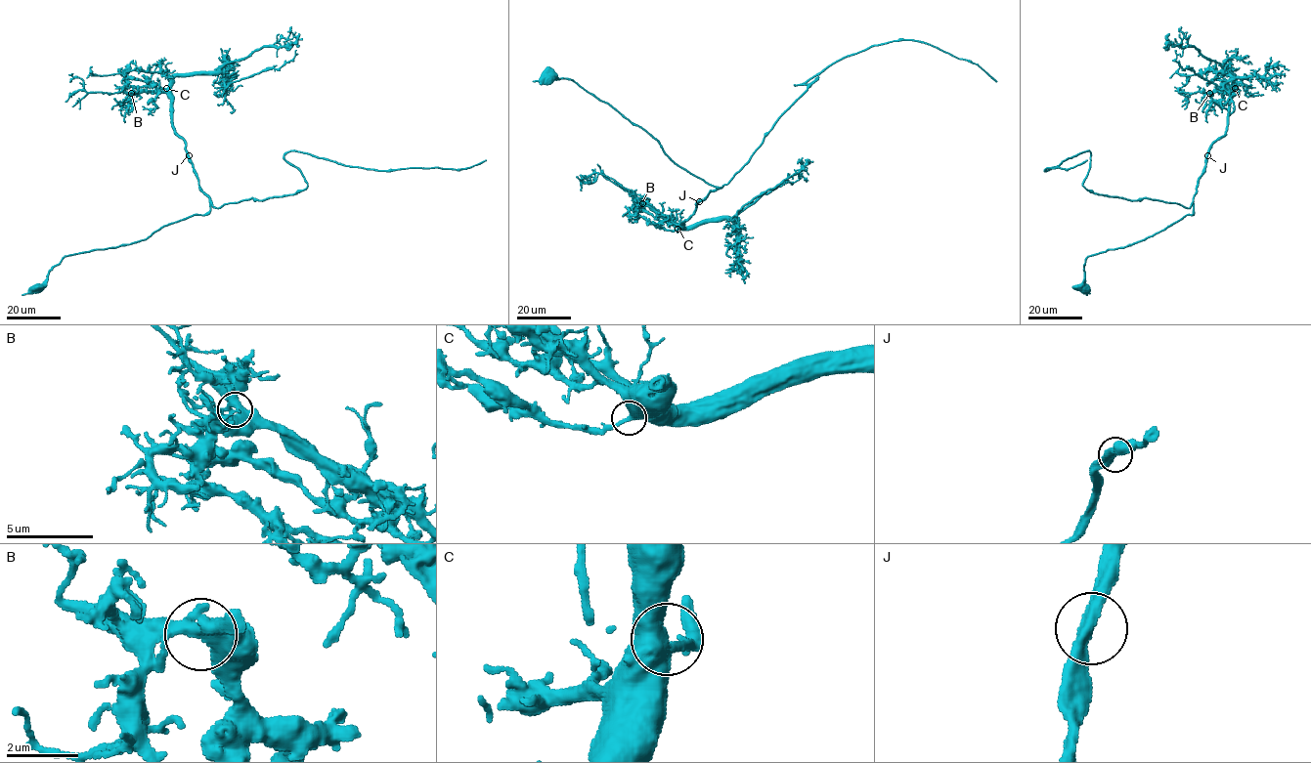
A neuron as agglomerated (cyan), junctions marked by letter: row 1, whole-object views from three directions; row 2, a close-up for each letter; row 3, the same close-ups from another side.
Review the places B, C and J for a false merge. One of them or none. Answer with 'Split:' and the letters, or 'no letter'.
Split: no letter

